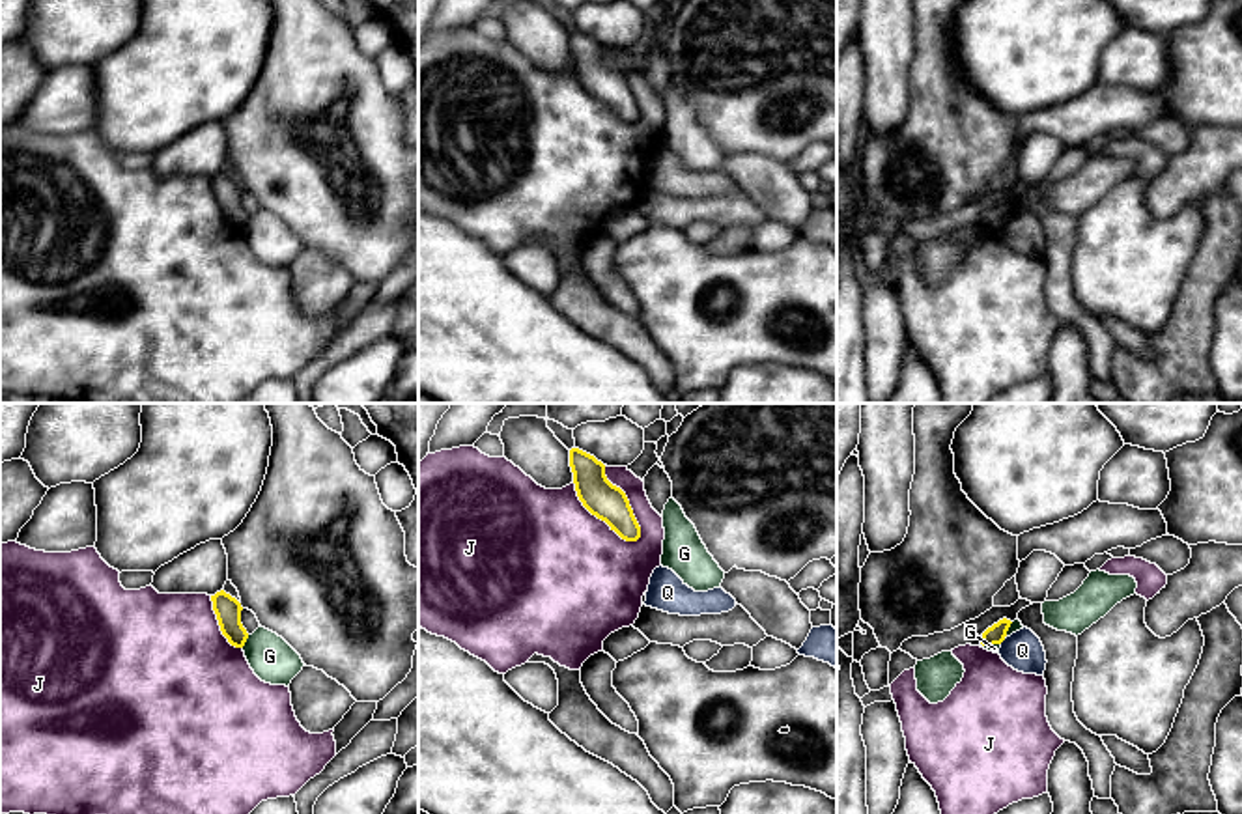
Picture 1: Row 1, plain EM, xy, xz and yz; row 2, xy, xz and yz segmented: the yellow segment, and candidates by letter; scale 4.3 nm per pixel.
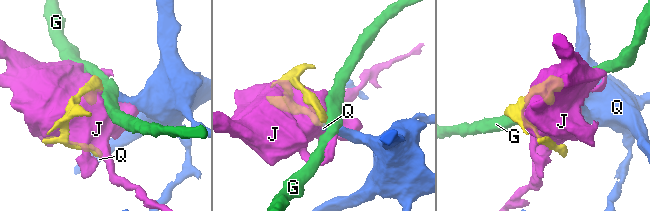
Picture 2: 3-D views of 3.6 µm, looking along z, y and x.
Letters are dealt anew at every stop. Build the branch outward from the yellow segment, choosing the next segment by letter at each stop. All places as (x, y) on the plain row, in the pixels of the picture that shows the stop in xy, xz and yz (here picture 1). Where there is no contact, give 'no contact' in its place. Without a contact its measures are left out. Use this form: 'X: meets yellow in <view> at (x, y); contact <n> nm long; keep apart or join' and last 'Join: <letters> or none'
G: meets yellow in xy at (245, 223); contact 70 nm long; keep apart
J: meets yellow in xz at (602, 101); contact 380 nm long; keep apart
Q: meets yellow in yz at (1002, 223); contact 40 nm long; keep apart
Join: none

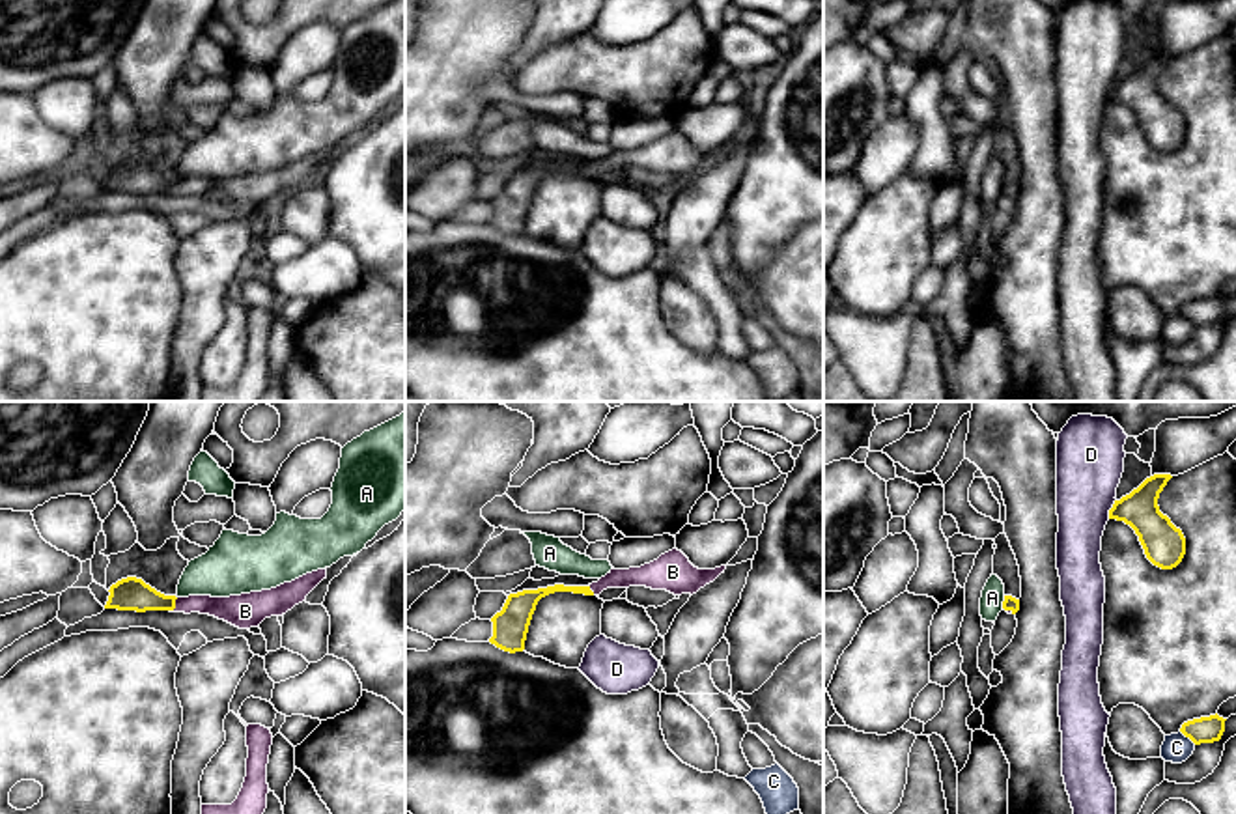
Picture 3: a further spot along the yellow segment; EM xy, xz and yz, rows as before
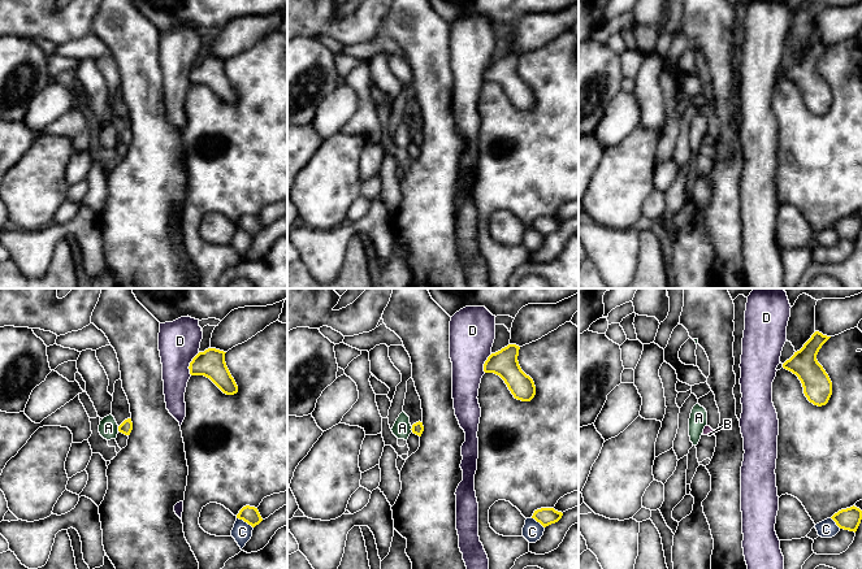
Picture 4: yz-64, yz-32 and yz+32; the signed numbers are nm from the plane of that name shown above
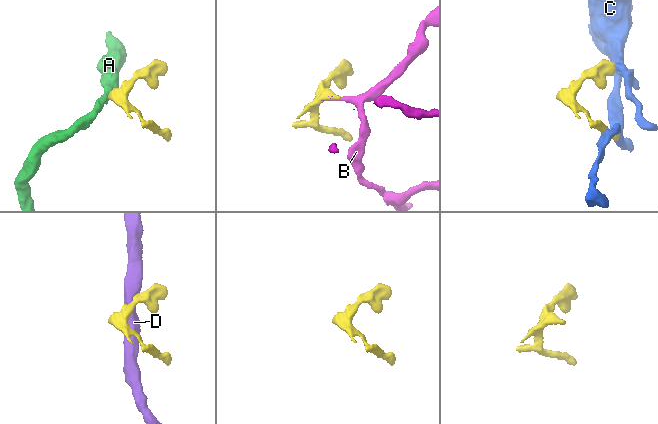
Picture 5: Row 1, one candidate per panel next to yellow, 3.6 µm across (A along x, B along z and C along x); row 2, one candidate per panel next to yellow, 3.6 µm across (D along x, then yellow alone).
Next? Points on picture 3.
A: meets yellow in yz at (1003, 183); contact 60 nm long; keep apart
B: meets yellow in xy at (174, 187); contact 70 nm long; join
C: meets yellow in yz at (1188, 318); contact 90 nm long; keep apart
D: meets yellow in yz at (1111, 90); contact 90 nm long; keep apart
Join: B

